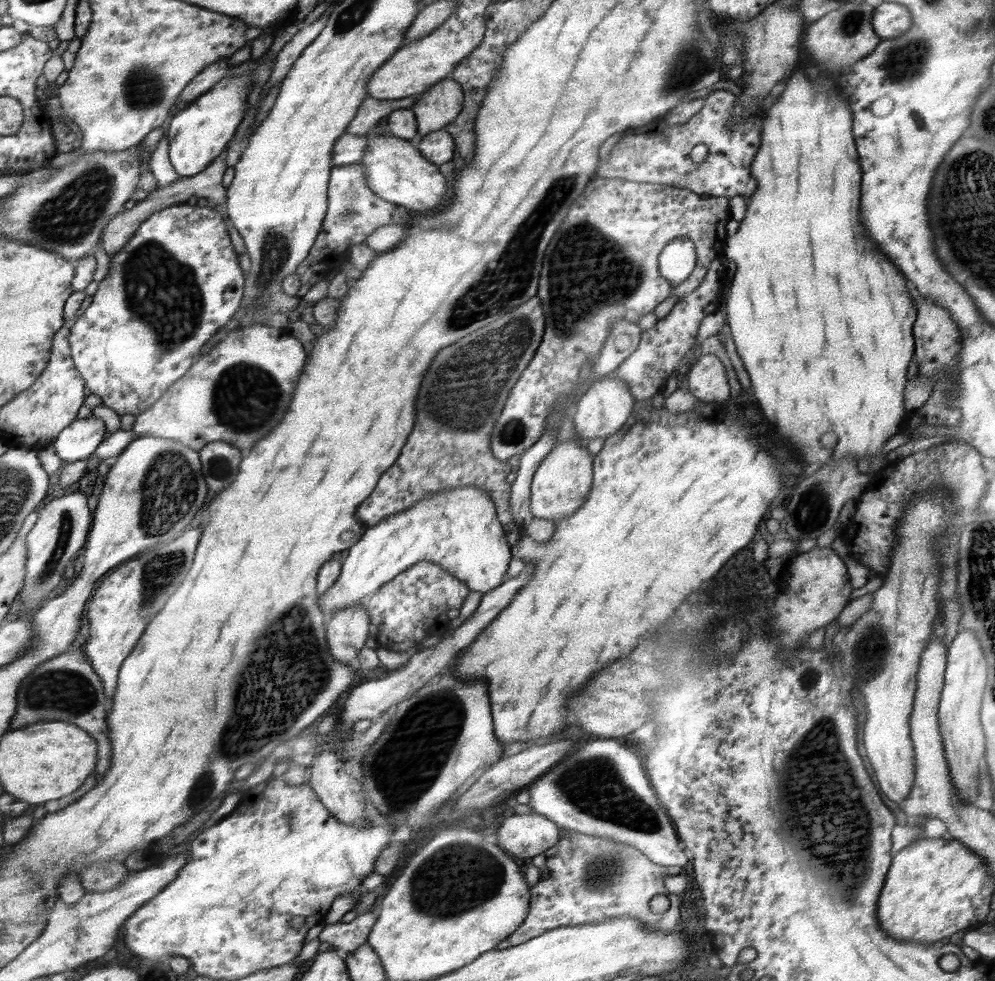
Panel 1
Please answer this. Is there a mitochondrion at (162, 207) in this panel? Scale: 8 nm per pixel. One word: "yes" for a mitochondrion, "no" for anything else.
no

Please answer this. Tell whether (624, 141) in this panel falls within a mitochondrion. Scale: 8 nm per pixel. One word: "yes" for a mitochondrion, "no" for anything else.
no

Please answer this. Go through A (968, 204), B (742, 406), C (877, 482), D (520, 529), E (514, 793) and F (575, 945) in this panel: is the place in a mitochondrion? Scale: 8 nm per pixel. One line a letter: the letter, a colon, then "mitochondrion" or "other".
A: mitochondrion
B: other
C: other
D: other
E: other
F: other

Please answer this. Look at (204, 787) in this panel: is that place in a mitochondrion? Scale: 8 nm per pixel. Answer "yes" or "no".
yes

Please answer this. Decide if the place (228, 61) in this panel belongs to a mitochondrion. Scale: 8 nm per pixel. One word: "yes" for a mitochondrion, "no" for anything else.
no

